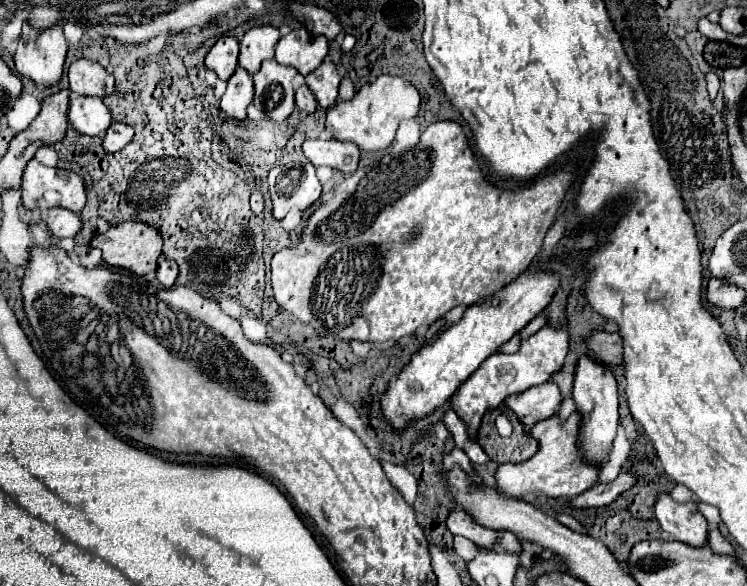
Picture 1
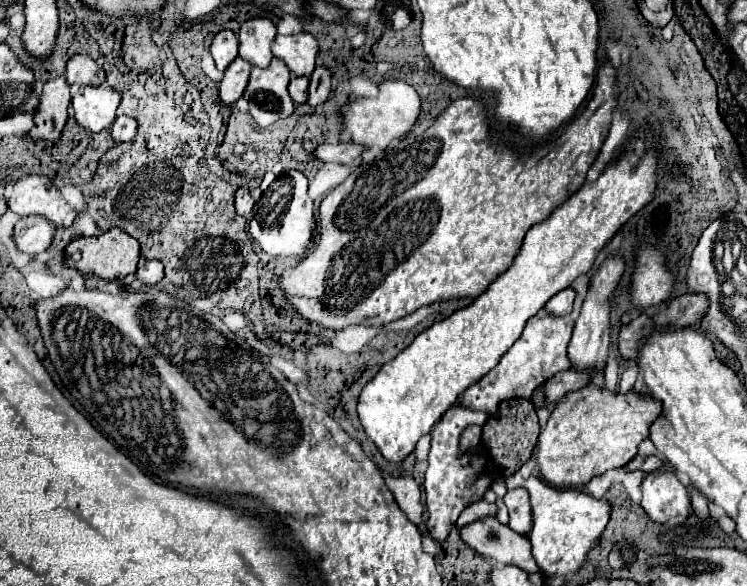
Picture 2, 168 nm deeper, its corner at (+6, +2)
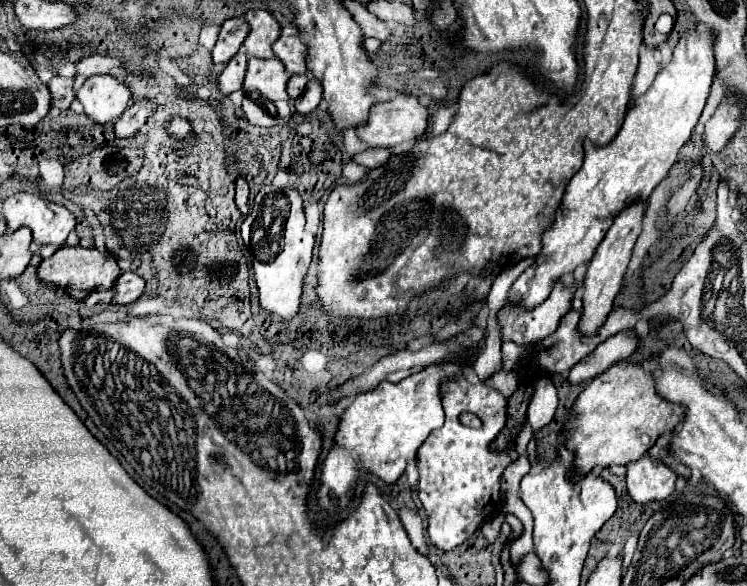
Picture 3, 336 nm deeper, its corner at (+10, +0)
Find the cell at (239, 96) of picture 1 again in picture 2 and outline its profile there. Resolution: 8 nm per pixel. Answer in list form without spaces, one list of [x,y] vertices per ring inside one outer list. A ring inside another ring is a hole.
[[[236,58],[224,72],[224,78],[220,82],[220,98],[226,104],[234,104],[246,88],[248,82],[248,74],[250,74],[250,62],[244,58]]]

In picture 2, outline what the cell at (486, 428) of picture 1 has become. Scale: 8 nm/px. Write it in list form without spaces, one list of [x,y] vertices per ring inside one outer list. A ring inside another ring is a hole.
[[[512,398],[502,402],[500,418],[490,418],[482,428],[482,448],[486,450],[486,454],[498,468],[498,472],[502,476],[510,476],[516,470],[520,470],[524,462],[530,460],[538,434],[540,434],[540,428],[538,428],[538,416],[536,416],[534,404],[526,398]]]

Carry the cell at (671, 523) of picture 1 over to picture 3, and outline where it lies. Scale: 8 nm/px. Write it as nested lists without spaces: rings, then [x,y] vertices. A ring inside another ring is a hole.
[[[640,458],[630,462],[626,474],[628,494],[636,504],[650,504],[668,500],[676,490],[676,474],[654,458]]]

